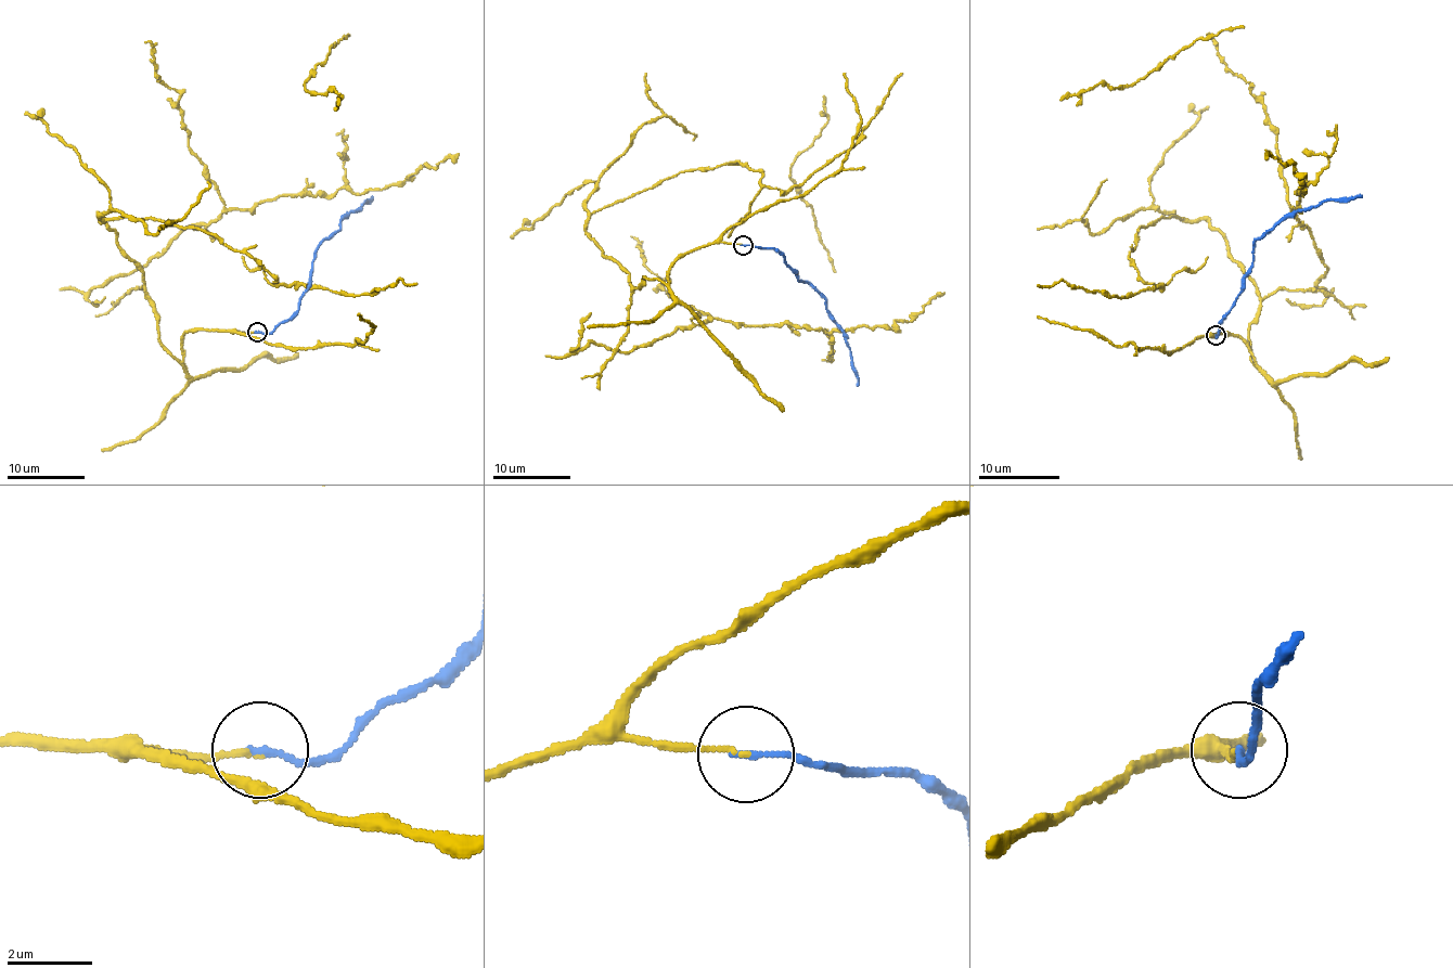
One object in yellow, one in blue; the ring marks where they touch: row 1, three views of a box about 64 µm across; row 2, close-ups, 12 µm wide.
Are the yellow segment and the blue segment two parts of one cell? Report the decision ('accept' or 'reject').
accept

